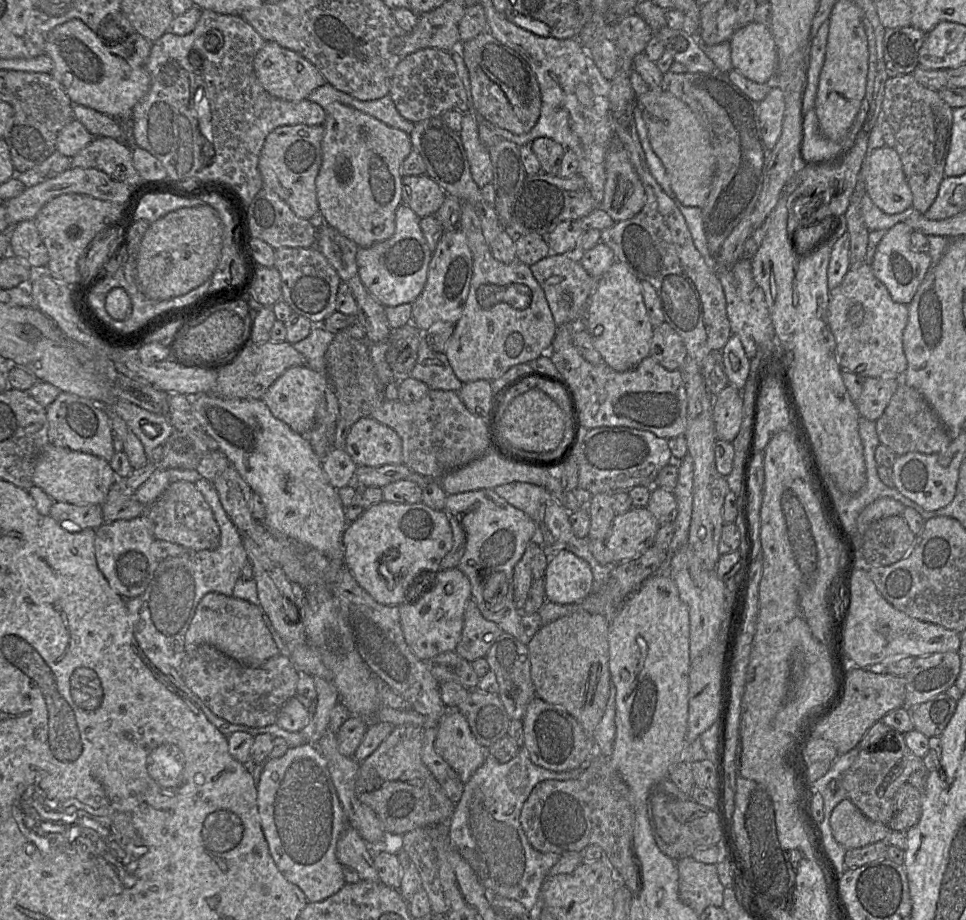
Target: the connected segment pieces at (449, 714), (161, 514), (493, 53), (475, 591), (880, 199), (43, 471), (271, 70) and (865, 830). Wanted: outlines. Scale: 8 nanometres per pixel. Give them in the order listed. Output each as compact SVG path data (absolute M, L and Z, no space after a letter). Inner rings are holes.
M448 709L436 725L434 741L436 752L452 767L462 783L467 782L472 774L483 764L487 750L482 747L471 732L466 717L457 709Z
M179 480L171 482L163 493L146 509L151 533L157 540L181 545L187 549L215 550L220 544L220 529L209 505L194 483Z
M484 31L459 46L469 72L473 106L490 123L514 134L528 133L541 112L541 93L535 73L517 51Z
M479 489L447 495L445 511L450 516L457 517L466 534L465 552L457 567L469 579L471 599L475 601L486 620L496 623L503 632L511 634L527 645L530 638L523 631L522 612L514 605L513 570L529 542L537 537L535 522L526 513L497 495L493 489ZM499 571L504 572L507 578L506 605L498 612L490 612L485 606L483 591L490 574Z
M895 147L868 151L861 177L872 202L886 214L898 214L912 206L912 192Z
M49 443L37 460L32 482L33 486L41 488L53 502L64 502L74 505L102 505L110 488L117 479L109 462L103 458Z
M265 42L253 60L253 69L259 83L270 95L286 101L307 99L313 90L326 83L323 75L310 61L275 42Z
M848 798L833 809L830 826L835 840L847 850L886 841L891 832L887 824L867 818Z

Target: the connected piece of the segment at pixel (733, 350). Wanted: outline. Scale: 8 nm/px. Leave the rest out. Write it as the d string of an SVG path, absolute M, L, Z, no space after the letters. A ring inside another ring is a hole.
M732 334L721 350L728 383L742 390L750 373L750 359L746 356L739 337Z

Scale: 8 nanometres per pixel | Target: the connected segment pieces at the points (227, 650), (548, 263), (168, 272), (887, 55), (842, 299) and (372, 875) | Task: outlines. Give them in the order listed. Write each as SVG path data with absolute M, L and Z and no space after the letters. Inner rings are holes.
M216 592L207 593L198 603L185 634L185 652L209 644L244 666L258 667L280 653L263 620L263 613L259 604Z
M577 250L563 255L550 253L546 258L530 266L533 276L543 289L556 326L574 323L576 329L586 329L587 305L596 288L596 281L579 262Z
M209 205L180 208L151 223L137 254L137 287L155 301L184 295L210 279L222 250L222 225Z
M912 25L886 29L884 36L884 59L890 78L910 74L919 65L919 50L926 33Z
M863 262L850 266L841 284L830 291L828 325L836 342L836 360L844 371L862 378L902 378L907 369L903 332L908 305L895 302L886 286Z
M350 825L345 828L337 842L336 856L343 866L355 869L361 880L379 881L373 856L367 851L366 841Z

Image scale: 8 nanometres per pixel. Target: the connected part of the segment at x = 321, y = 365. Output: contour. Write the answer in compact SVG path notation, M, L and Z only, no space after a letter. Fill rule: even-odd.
M323 323L313 324L314 326L309 335L292 345L304 356L307 366L319 373L325 374L325 353L329 344L333 340L335 333L325 330L323 328Z

